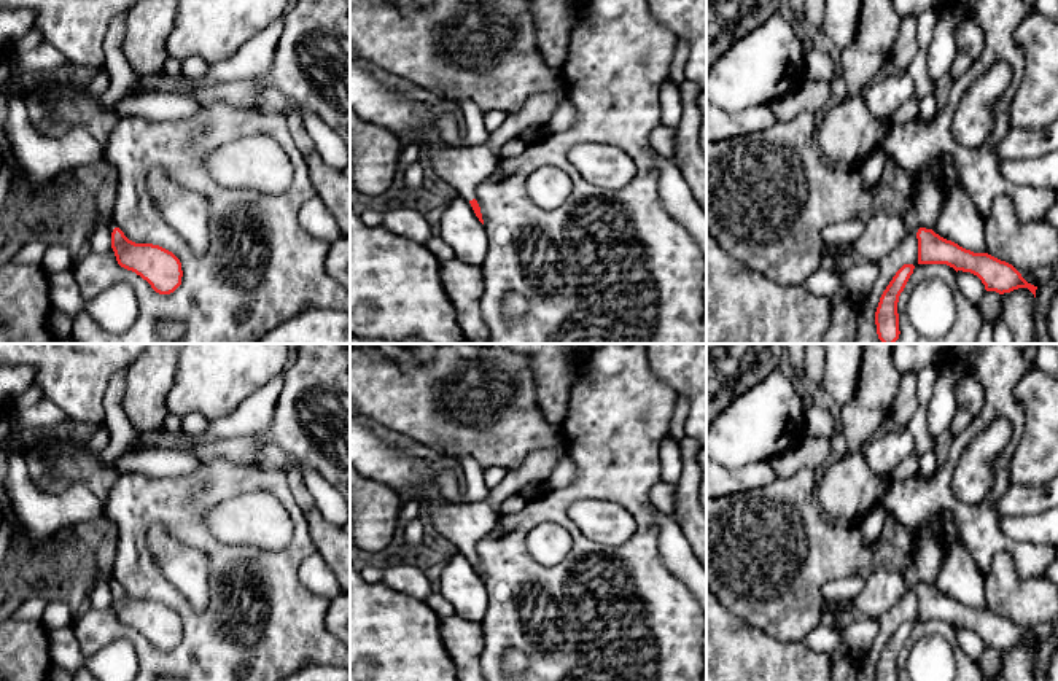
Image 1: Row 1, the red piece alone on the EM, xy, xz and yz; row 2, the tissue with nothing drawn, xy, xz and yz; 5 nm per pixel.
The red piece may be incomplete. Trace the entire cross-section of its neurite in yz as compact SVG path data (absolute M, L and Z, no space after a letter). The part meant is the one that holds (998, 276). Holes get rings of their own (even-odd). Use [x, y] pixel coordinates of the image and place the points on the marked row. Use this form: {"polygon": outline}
{"polygon": "M920 228L918 264L947 264L956 272L970 272L985 285L986 291L999 294L1018 288L1028 288L1034 298L1037 286L1028 283L1021 274L1009 263L1001 261L988 253L974 253L935 234L932 229Z"}

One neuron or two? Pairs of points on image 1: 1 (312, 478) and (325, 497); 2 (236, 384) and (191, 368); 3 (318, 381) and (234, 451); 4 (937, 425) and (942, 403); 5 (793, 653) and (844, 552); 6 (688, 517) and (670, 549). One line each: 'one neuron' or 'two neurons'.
1: one neuron
2: one neuron
3: one neuron
4: one neuron
5: two neurons
6: two neurons

